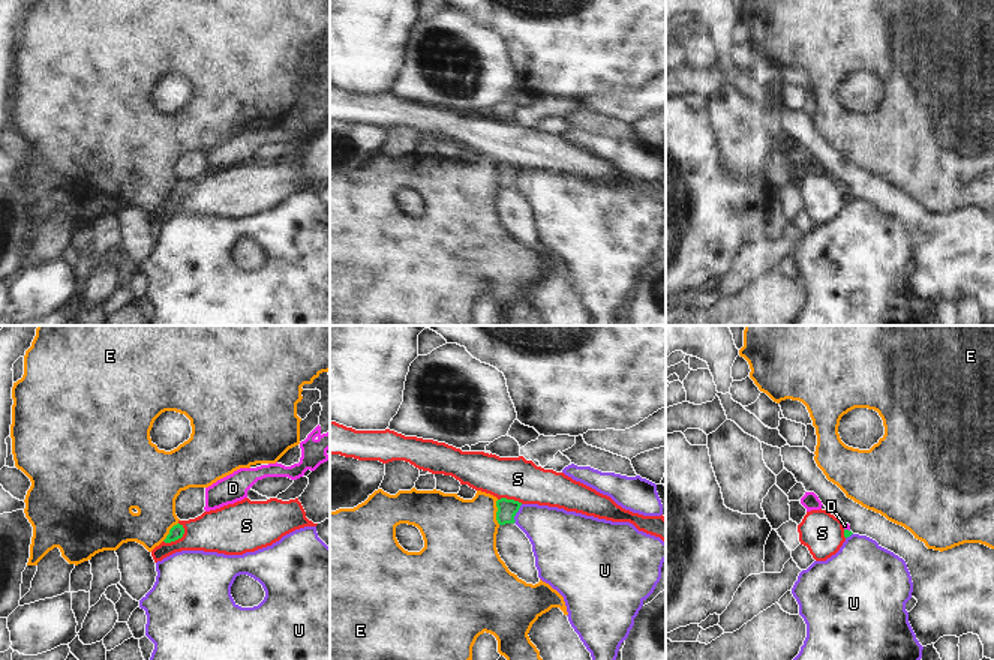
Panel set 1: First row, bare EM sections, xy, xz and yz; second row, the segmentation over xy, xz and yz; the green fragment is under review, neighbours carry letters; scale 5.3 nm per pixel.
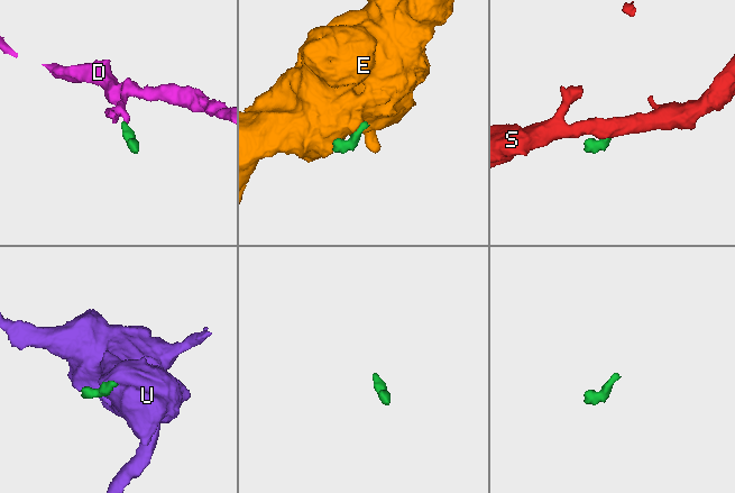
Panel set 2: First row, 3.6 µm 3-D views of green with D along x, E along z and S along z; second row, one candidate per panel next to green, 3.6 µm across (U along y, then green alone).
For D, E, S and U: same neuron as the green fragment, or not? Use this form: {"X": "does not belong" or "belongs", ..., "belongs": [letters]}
{"D": "belongs", "E": "does not belong", "S": "does not belong", "U": "does not belong", "belongs": ["D"]}

